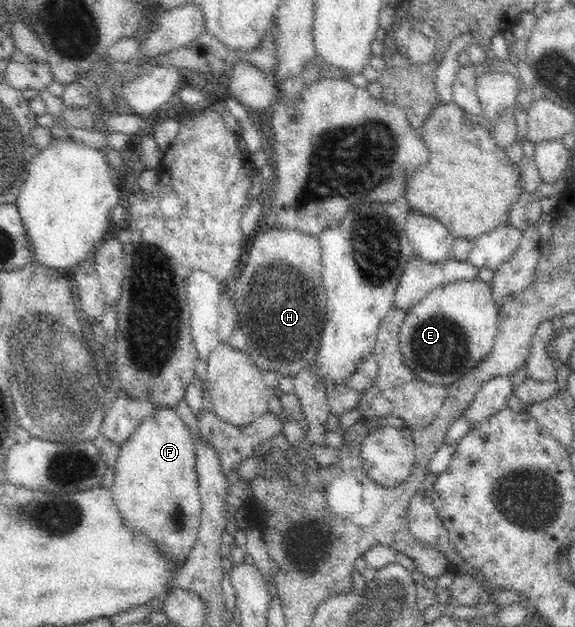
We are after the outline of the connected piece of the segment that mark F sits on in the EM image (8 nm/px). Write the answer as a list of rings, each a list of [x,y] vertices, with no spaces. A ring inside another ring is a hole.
[[[162,408],[151,419],[146,419],[136,432],[123,442],[114,467],[115,479],[110,491],[122,525],[136,535],[142,533],[146,541],[154,544],[156,551],[164,557],[164,561],[171,564],[168,575],[172,578],[187,563],[202,524],[202,503],[198,490],[194,441],[188,427],[176,414],[175,408]]]

